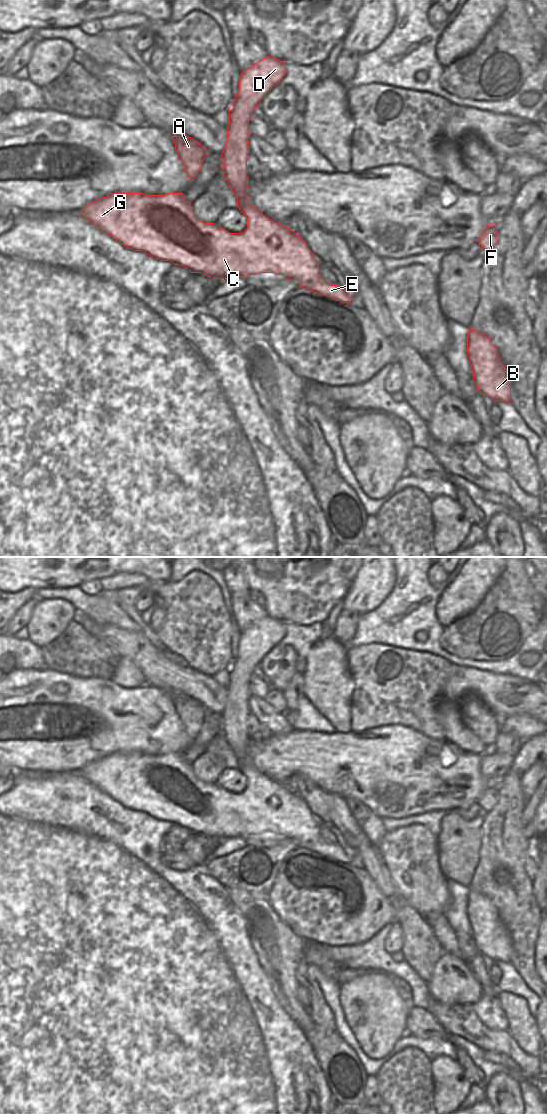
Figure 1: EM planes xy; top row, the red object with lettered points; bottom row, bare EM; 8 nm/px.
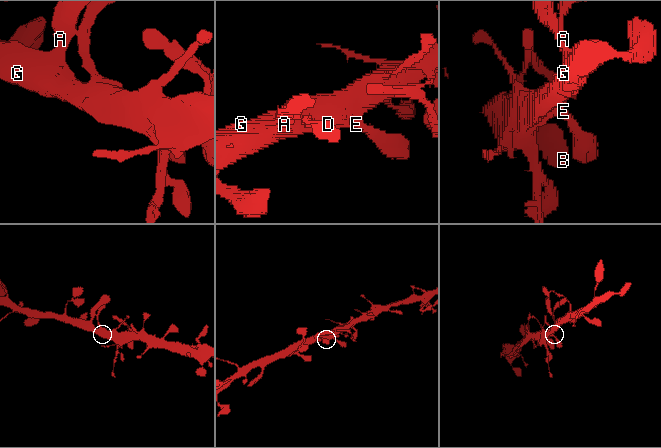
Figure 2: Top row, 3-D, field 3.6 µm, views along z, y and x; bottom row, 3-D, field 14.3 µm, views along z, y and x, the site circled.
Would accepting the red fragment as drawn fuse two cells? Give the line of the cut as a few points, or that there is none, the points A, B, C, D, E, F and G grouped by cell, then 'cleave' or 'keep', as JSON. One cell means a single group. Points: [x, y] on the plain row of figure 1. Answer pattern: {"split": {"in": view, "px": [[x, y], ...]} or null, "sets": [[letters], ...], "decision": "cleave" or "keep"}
{"split": null, "sets": [["A", "B", "C", "D", "E", "F", "G"]], "decision": "keep"}

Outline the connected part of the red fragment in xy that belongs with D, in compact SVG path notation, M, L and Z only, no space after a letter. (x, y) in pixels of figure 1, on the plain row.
M266 616L241 633L239 650L229 667L229 684L227 686L227 702L221 714L223 722L222 734L237 758L237 767L247 778L247 788L242 793L230 793L215 783L204 783L194 774L191 763L188 763L183 753L168 753L166 755L146 755L144 753L112 753L96 761L92 761L79 772L87 781L104 791L115 801L128 809L142 811L154 819L170 821L188 829L191 833L202 833L214 839L232 839L246 837L258 833L274 833L282 835L288 841L296 841L299 847L314 853L330 857L336 861L350 864L350 857L342 847L326 843L319 834L319 821L315 818L305 801L293 790L285 785L276 783L260 773L250 762L247 756L249 738L247 736L247 718L249 716L248 700L249 680L253 670L261 665L261 660L285 636L287 630L285 621Z

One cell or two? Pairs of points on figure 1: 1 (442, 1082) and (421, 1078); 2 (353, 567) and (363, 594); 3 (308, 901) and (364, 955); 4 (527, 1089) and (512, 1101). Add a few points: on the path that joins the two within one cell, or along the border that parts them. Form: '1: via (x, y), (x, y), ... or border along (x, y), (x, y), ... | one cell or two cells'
1: border along (430, 1059), (433, 1103) | two cells
2: border along (360, 567), (351, 581) | two cells
3: border along (375, 934), (359, 944), (330, 945) | two cells
4: border along (508, 1074), (518, 1084), (523, 1103) | two cells

